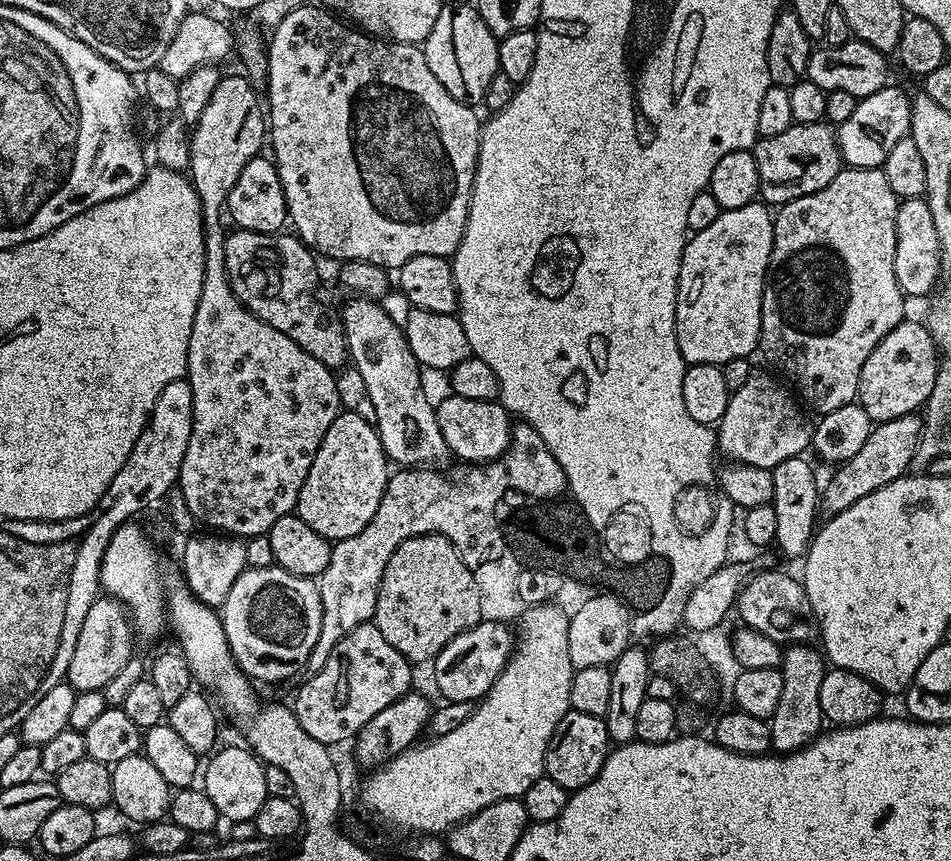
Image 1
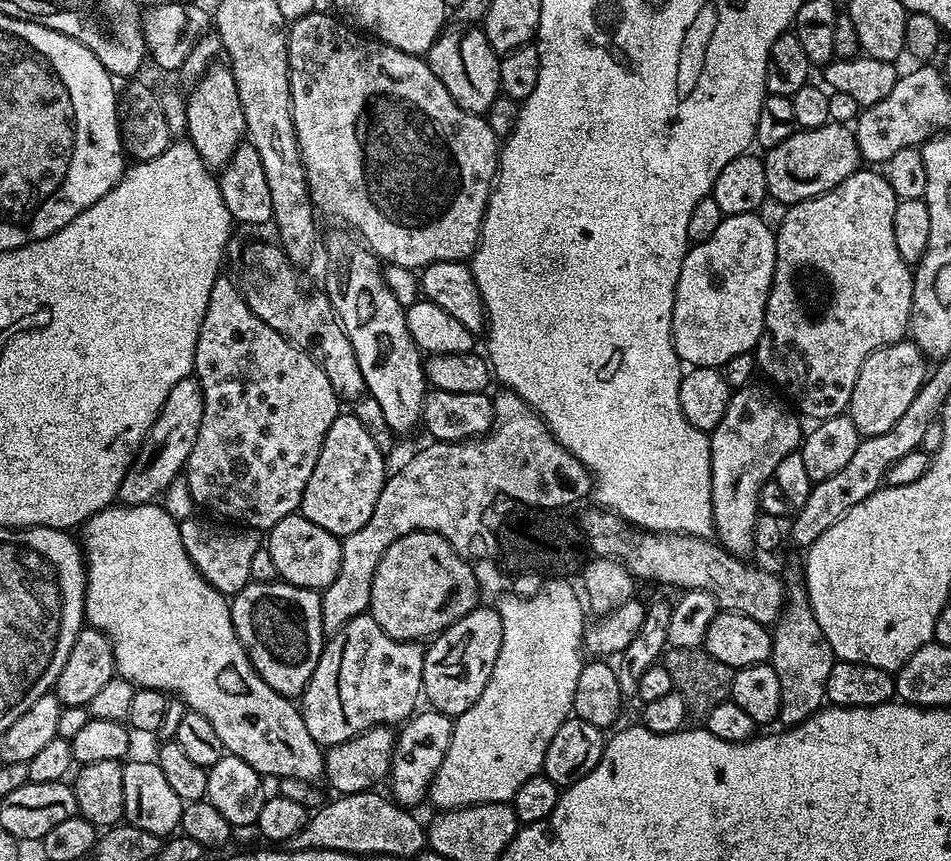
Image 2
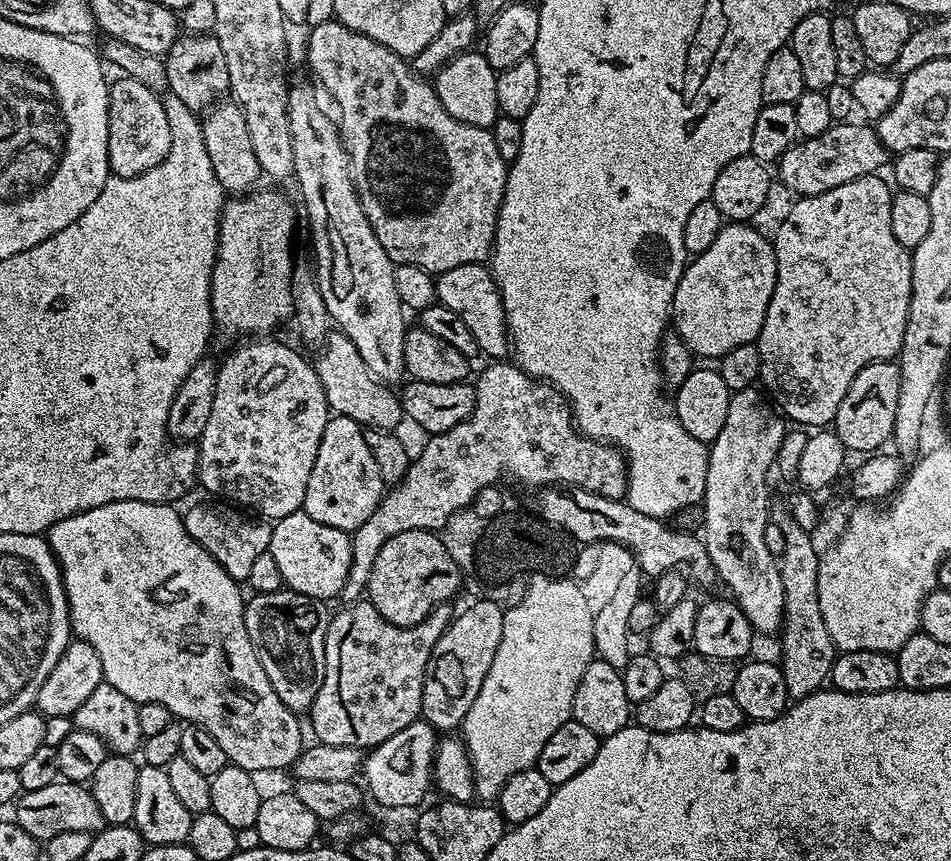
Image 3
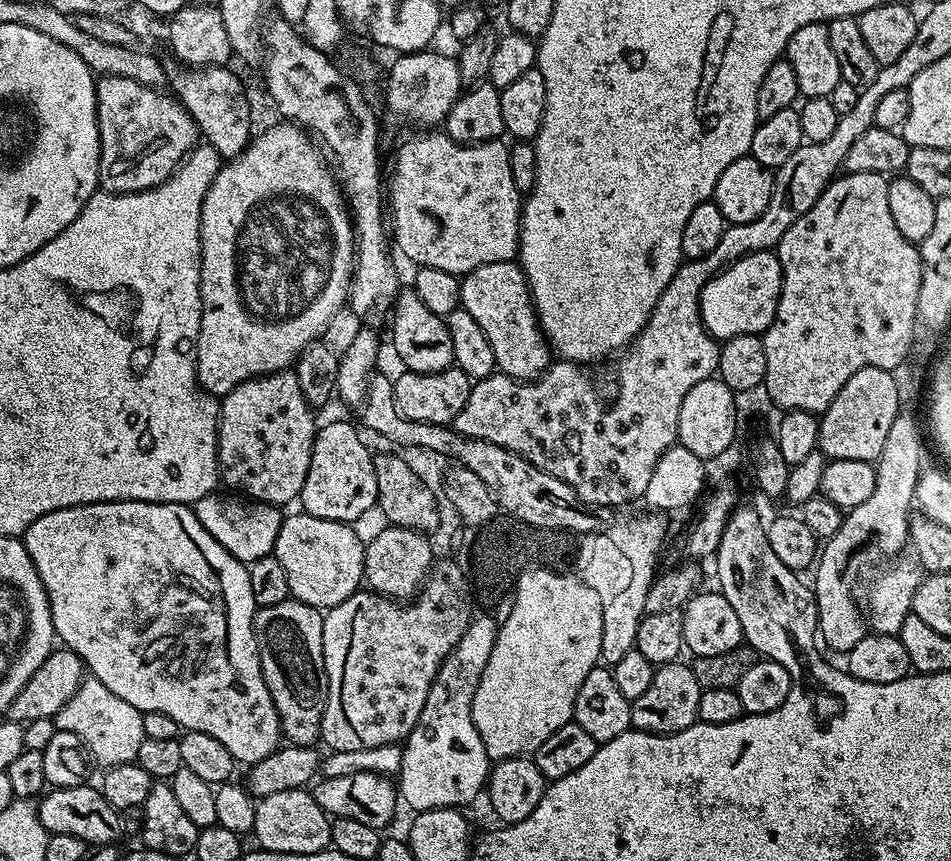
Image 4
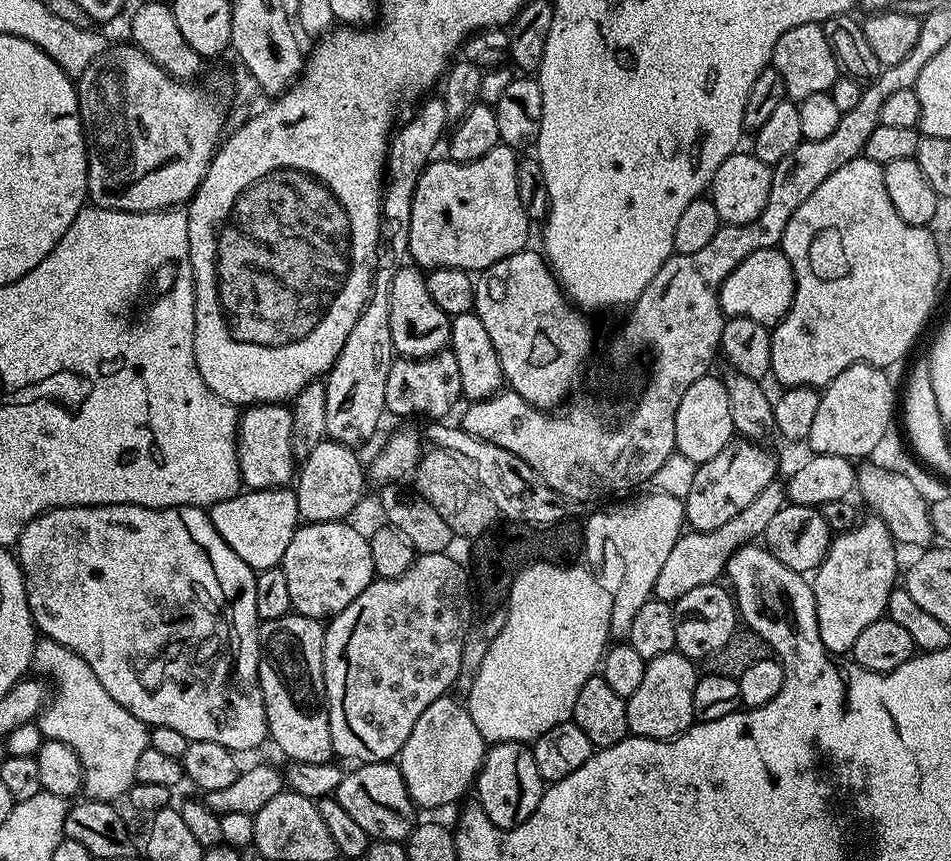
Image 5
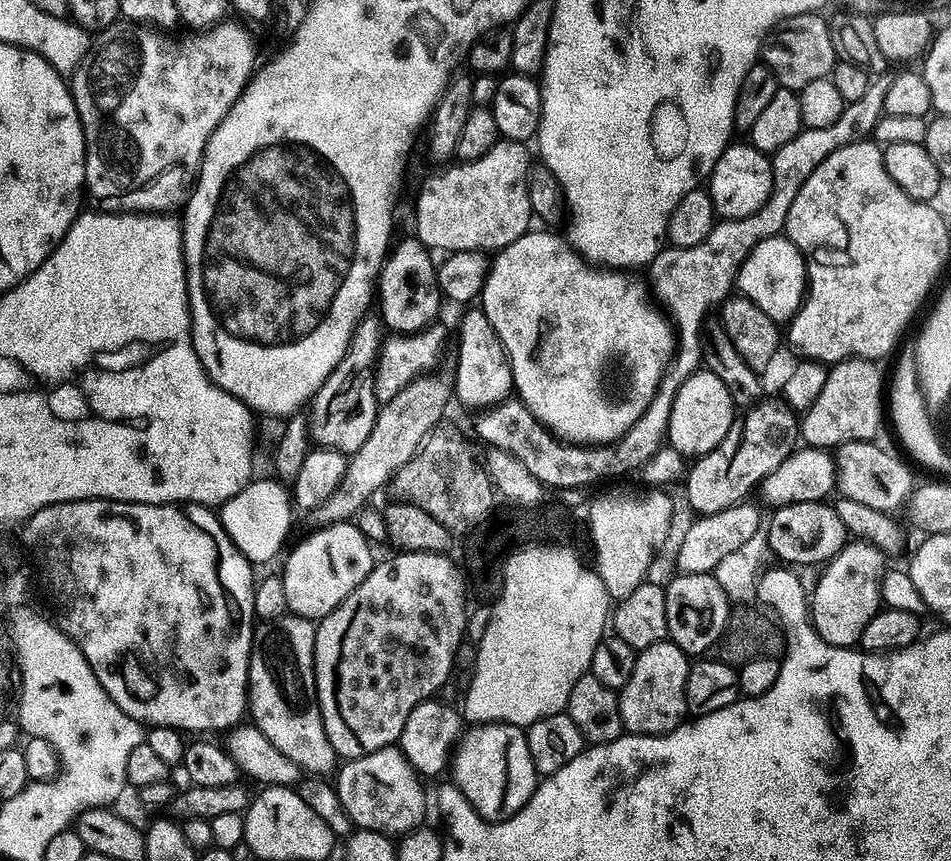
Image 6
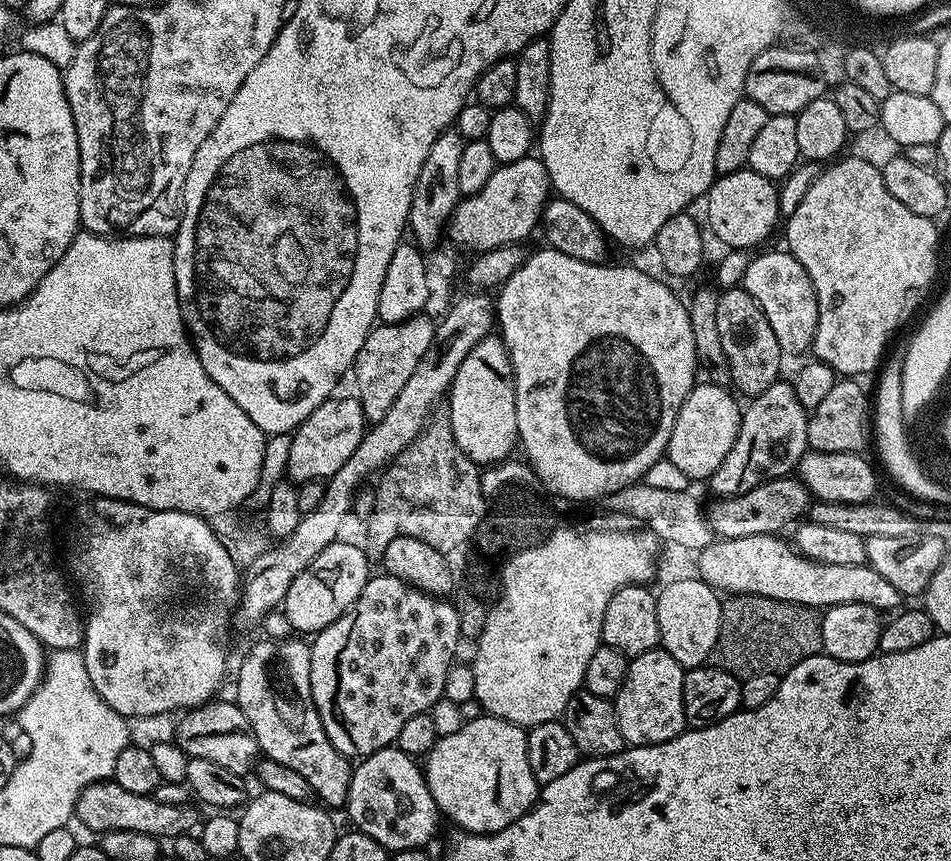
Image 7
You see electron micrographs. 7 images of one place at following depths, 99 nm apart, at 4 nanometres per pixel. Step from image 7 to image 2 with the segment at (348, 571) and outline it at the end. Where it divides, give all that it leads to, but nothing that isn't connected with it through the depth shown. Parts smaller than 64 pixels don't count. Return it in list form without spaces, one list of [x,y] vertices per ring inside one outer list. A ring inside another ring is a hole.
[[[293,514],[282,518],[266,532],[266,547],[277,568],[277,577],[283,583],[293,584],[299,588],[323,590],[338,578],[342,562],[341,537],[314,526],[303,514]]]

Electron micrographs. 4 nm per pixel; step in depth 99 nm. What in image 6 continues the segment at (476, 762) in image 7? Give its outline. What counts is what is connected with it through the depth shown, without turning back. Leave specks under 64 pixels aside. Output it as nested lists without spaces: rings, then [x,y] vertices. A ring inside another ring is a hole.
[[[480,724],[461,735],[450,760],[455,788],[476,813],[489,822],[509,820],[528,805],[538,773],[530,758],[525,729],[512,724]]]

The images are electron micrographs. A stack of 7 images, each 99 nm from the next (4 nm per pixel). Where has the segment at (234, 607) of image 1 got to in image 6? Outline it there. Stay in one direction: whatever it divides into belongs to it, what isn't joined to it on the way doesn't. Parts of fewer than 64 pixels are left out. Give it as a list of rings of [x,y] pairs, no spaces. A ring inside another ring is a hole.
[[[283,615],[279,620],[257,627],[248,659],[248,707],[251,723],[290,762],[316,778],[328,778],[337,771],[338,757],[326,734],[320,704],[316,701],[316,671],[314,670],[314,642],[316,624],[301,616]]]

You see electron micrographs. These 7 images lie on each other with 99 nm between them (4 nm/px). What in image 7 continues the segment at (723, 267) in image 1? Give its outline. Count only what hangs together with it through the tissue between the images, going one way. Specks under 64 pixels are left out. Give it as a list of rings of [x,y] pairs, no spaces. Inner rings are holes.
[[[787,250],[764,252],[761,256],[753,255],[744,272],[742,286],[758,302],[774,338],[778,338],[781,353],[808,352],[820,317],[820,303],[812,285],[810,274],[798,262],[798,258]]]

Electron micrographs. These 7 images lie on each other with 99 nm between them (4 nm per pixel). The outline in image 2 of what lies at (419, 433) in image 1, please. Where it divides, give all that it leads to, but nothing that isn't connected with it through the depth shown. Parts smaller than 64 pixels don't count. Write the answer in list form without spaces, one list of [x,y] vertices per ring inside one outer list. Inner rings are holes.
[[[340,230],[332,237],[327,237],[328,269],[322,281],[322,291],[330,298],[340,319],[341,326],[350,338],[350,346],[354,346],[354,355],[358,358],[358,367],[362,370],[362,378],[367,395],[382,406],[382,415],[390,426],[393,434],[408,432],[412,427],[419,425],[424,410],[426,395],[426,381],[424,378],[424,360],[419,348],[416,347],[414,338],[410,338],[410,330],[406,330],[405,307],[394,298],[390,288],[384,281],[381,261],[376,255],[369,252],[363,243],[351,231]]]

